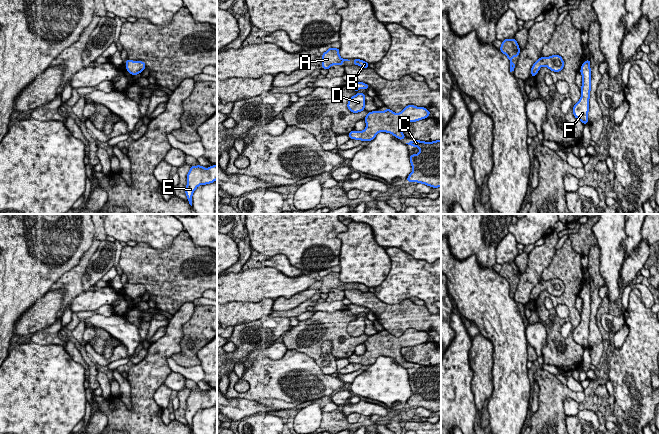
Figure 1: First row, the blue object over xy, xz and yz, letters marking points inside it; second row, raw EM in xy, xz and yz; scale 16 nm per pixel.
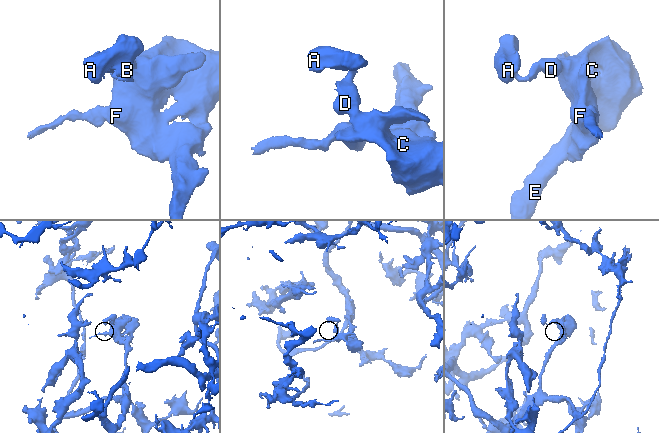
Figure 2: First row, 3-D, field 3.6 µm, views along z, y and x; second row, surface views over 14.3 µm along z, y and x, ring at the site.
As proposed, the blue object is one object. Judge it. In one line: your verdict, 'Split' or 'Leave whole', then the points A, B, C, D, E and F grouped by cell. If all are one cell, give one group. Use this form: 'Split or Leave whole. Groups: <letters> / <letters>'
Leave whole. Groups: A B C D E F

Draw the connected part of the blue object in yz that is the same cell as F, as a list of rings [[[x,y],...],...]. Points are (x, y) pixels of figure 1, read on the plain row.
[[[585,284],[581,290],[580,297],[582,299],[581,321],[573,330],[573,339],[584,349],[588,348],[589,323],[591,315],[591,285]]]

